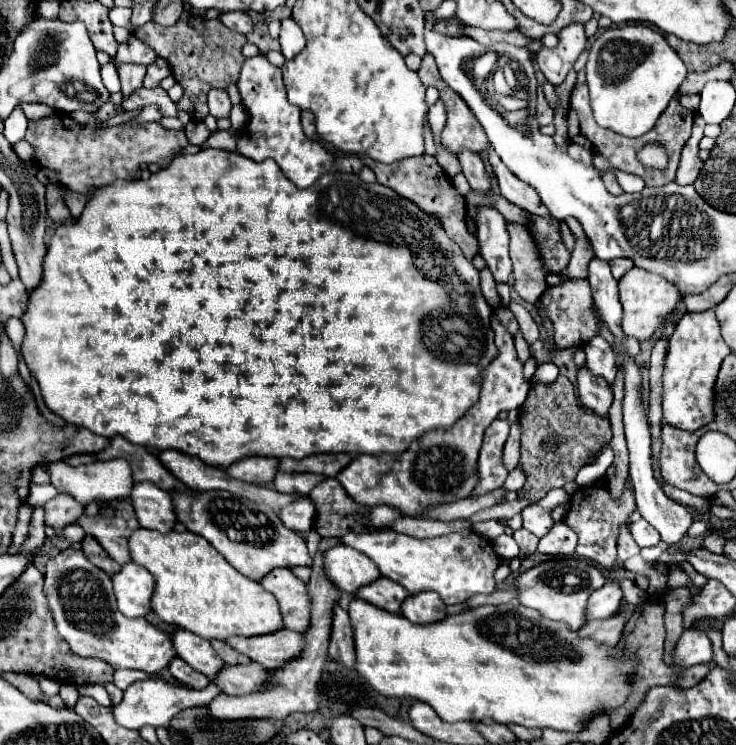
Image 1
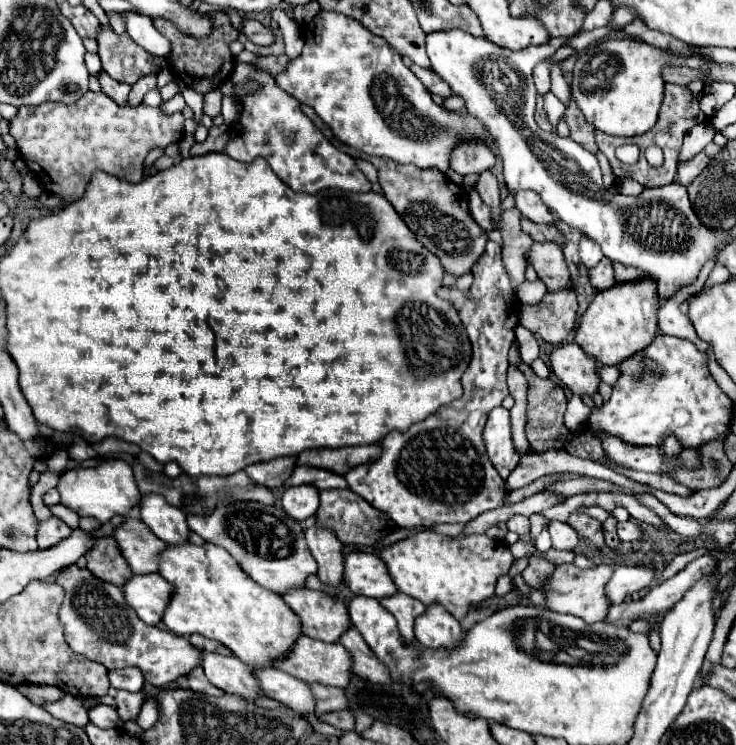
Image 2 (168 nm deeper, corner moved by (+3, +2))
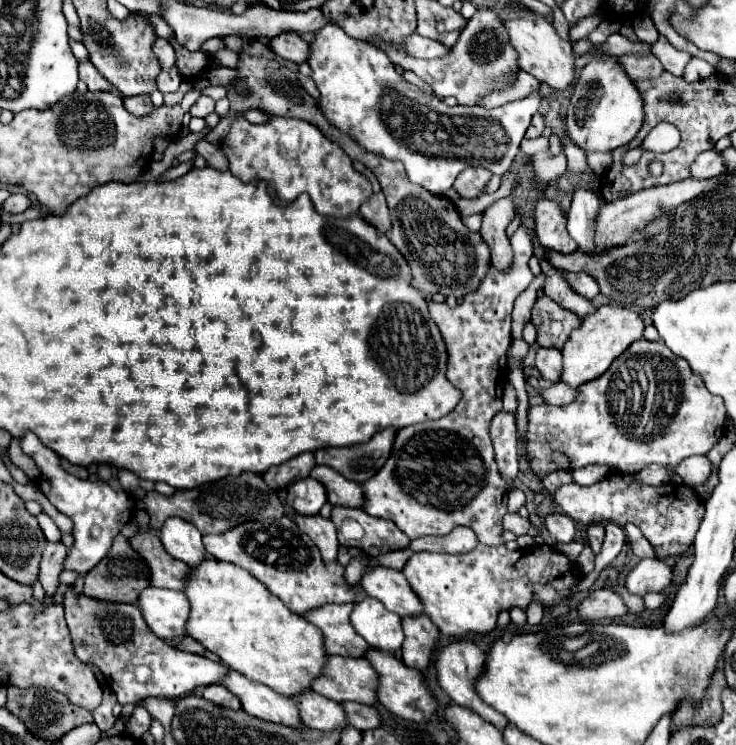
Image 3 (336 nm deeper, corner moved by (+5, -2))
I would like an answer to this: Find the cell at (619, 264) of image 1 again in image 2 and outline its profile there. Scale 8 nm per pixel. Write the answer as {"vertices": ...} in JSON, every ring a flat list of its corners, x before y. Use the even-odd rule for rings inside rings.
{"vertices":[[603,257,601,263,593,271,589,271,589,277,591,277,591,285,595,289,599,289,599,291,613,287,613,283,617,281,615,279,615,271,613,271,613,261]]}

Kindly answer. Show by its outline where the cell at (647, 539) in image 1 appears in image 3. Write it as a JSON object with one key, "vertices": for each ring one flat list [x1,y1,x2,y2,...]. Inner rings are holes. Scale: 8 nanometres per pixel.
{"vertices":[[605,523,605,539,603,539,603,547,601,553,595,559,595,569,605,569,623,549,625,545,625,529,621,525,615,523]]}

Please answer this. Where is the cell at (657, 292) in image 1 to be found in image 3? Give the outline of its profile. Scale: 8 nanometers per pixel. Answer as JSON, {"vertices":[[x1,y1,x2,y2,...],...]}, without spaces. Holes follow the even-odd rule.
{"vertices":[[603,305,593,315,583,319,581,327,571,333,567,343,563,345,563,371,561,381,573,389,577,389,583,383,589,383,603,375,607,367,637,339,643,337,643,319,625,307,617,305]]}

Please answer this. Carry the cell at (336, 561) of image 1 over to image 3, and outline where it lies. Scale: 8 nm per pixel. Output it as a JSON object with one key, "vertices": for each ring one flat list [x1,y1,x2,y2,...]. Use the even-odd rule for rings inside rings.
{"vertices":[[387,567,369,569,363,575,361,585,369,597,379,599,389,611,401,617,411,617,411,615,417,617,425,613,417,593,409,587,401,571,387,569]]}

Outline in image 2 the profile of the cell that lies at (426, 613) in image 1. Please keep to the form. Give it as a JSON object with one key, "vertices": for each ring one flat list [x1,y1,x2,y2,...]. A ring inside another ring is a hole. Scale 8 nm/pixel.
{"vertices":[[431,603,415,619,415,637,427,647,455,647,463,635,457,619,439,603]]}

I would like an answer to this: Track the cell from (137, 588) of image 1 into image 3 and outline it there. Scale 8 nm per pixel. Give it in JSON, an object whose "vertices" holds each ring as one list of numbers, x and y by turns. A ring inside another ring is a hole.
{"vertices":[[149,587,141,593,139,597,139,609,149,625,149,629,161,637,161,639,175,639,175,637,183,637,185,635,185,623,189,619,189,599,183,591,167,591,167,589,157,589,157,587]]}

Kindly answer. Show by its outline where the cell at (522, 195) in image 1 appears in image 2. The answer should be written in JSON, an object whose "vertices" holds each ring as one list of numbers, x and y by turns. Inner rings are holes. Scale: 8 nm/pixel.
{"vertices":[[515,191,515,207,521,211,523,217,535,221,535,223,547,223,553,225,553,213,541,203,539,195,533,191]]}

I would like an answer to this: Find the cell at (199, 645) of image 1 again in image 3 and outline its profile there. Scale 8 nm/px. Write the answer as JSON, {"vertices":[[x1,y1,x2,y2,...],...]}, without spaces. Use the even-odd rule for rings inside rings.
{"vertices":[[231,669,225,675,223,685,227,685,227,689,239,697,245,713,259,717,263,721,285,725,285,727,305,729,299,717,299,709,293,699,287,699,271,691,269,687,263,687,261,683,251,683,249,679,245,679,243,675]]}

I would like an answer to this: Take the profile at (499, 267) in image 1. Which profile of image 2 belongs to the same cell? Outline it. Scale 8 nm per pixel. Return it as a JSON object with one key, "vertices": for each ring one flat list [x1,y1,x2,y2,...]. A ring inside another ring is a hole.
{"vertices":[[487,241,485,253,479,257,479,261,471,269,475,281,468,291,460,291,455,288,441,287,437,294,446,299,461,311,461,319,465,323,467,335,473,343,473,357,467,367,467,371,461,377,464,389,463,397,441,407,437,413,433,413,429,419,415,423,409,427,409,431,397,435,387,435,381,441,381,455,373,463,363,463,353,467,347,473,347,485,351,491,361,495,367,503,371,503,375,509,387,513,399,527,417,527,417,525,437,525,437,523,467,523,475,519,479,513,497,509,503,503,505,491,501,491,503,479,499,479,495,467,489,463,481,431,485,427,487,415,493,407,499,407,501,401,509,395,507,387,507,353,515,339,515,327,519,321,519,299,511,291,509,277,501,265,501,247,495,241]]}

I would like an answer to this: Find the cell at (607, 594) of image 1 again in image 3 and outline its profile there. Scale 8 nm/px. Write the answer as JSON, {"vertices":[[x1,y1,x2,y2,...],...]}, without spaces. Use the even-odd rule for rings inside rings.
{"vertices":[[641,559,637,567,627,575,625,587,635,595,645,595,649,591,661,593,673,581,673,567,659,559]]}

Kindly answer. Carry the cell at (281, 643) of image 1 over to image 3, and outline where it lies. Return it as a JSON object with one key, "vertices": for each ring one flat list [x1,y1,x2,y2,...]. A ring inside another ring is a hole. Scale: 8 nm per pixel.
{"vertices":[[327,657,325,671,313,683,313,691,337,701,355,701,363,705,377,705,379,675,367,659]]}

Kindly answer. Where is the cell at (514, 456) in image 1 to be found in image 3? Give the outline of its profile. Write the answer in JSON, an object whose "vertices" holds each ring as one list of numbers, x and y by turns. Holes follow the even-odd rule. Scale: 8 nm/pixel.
{"vertices":[[595,523,595,525,589,525,587,529,585,529,585,533,587,533,587,539,589,539,589,545,591,545,591,549,595,551,595,553,599,553,599,547,601,547,601,543,603,543,603,525,599,525,599,523]]}

